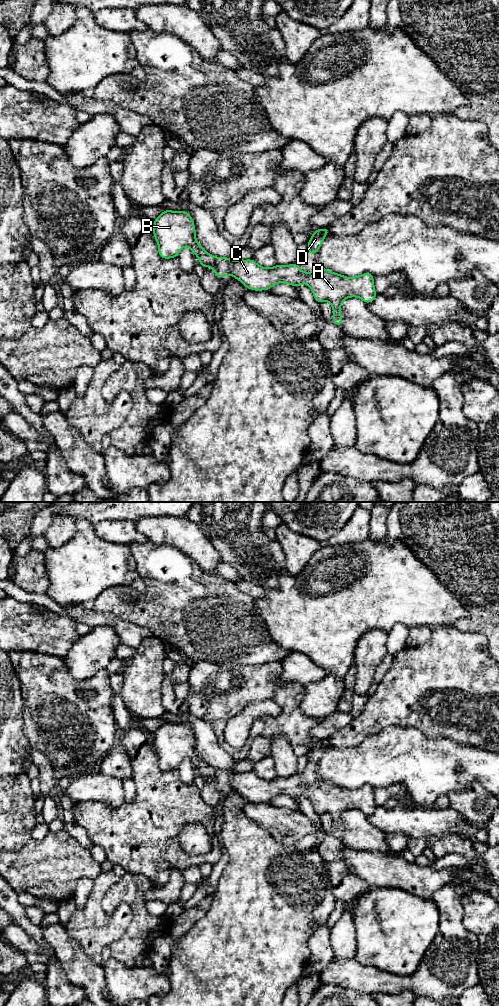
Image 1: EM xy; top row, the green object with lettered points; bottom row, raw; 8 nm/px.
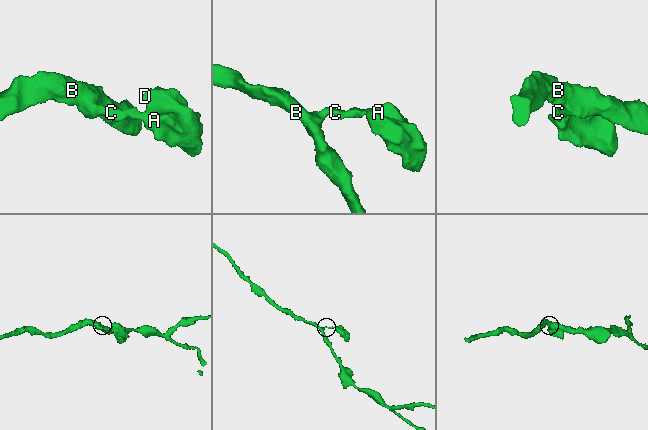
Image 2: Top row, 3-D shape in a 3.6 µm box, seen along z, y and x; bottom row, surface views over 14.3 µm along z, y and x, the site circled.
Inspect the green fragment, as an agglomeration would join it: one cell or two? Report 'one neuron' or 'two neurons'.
one neuron

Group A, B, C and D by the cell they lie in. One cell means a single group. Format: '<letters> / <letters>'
A B C D

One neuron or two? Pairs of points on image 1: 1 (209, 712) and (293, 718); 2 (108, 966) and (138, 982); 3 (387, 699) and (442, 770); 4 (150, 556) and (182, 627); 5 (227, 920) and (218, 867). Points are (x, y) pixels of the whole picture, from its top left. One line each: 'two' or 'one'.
1: one
2: one
3: two
4: one
5: two

